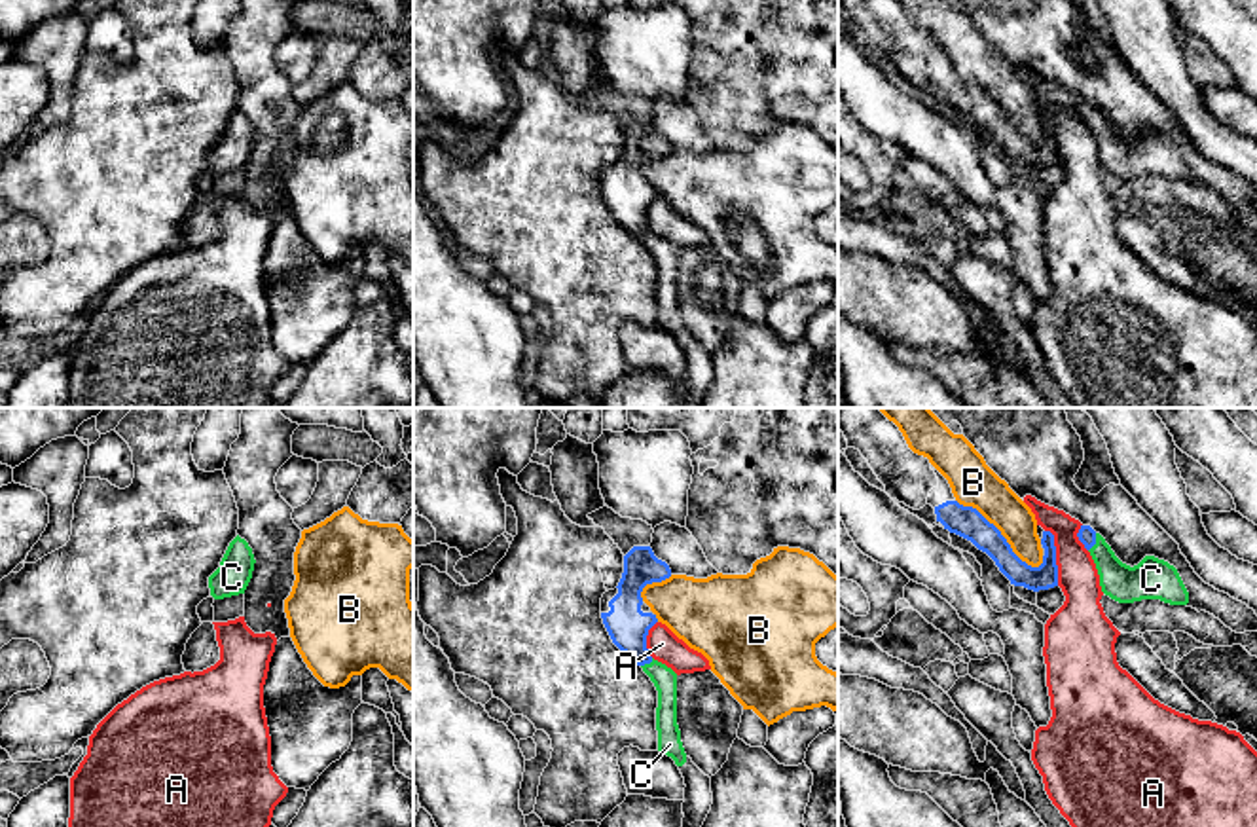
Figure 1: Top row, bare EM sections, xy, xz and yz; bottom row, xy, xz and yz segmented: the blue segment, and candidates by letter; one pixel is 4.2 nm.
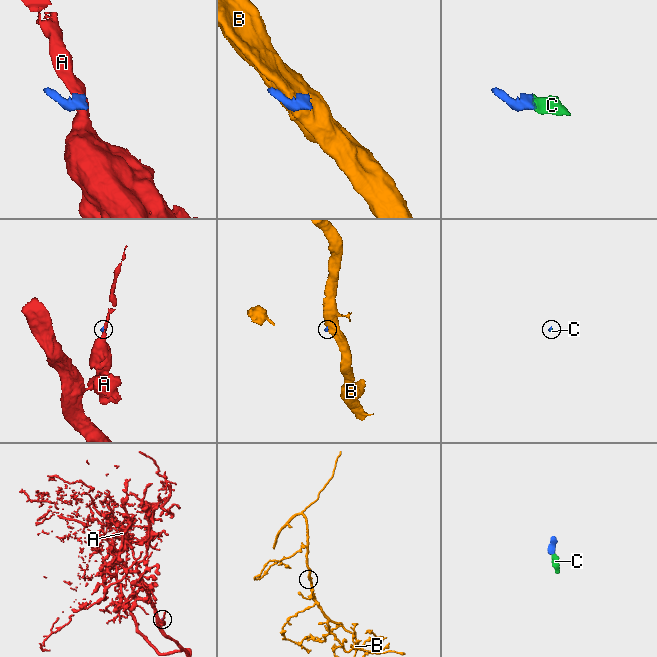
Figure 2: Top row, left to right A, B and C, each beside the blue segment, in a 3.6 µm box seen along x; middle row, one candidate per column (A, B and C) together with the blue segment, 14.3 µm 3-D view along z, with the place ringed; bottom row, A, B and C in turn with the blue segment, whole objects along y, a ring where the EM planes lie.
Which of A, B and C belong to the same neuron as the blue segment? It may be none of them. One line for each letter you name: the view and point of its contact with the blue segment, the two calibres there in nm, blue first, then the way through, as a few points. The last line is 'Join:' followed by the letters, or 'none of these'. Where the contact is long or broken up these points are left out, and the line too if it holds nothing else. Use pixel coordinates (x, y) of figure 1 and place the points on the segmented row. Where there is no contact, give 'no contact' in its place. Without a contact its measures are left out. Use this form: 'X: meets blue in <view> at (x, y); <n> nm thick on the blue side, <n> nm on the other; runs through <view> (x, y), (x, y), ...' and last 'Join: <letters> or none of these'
C: meets blue in yz at (1094, 543); 80 nm thick on the blue side, 160 nm on the other; runs through yz (1087, 535), (1094, 543), (1119, 581)
Join: C

